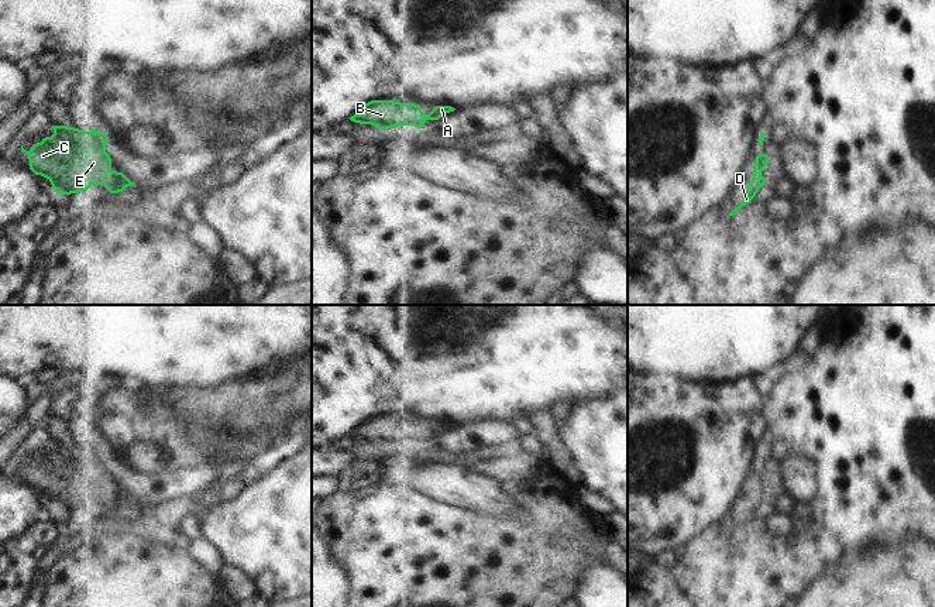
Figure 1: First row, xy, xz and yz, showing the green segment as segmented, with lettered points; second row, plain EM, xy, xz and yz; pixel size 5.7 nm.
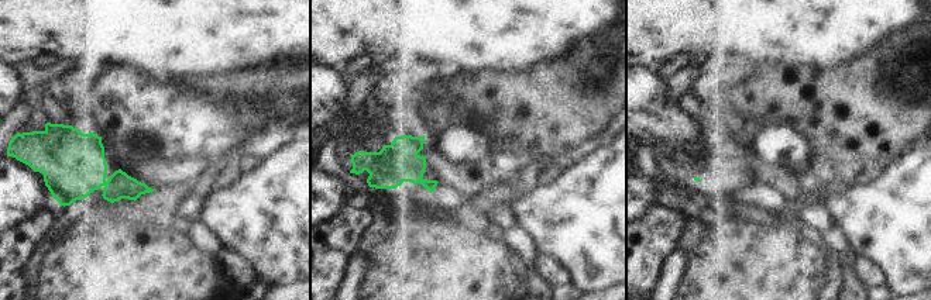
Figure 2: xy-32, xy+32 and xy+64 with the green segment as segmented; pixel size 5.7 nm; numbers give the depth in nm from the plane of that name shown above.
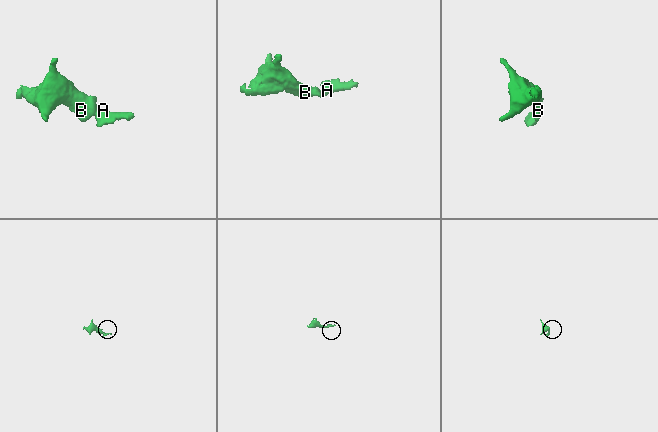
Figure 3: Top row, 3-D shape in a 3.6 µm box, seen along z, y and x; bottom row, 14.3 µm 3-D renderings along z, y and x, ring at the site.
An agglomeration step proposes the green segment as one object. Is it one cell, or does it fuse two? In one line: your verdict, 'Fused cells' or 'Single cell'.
Single cell.

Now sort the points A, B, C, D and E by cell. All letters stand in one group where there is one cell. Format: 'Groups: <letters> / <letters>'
Groups: A B C D E.

